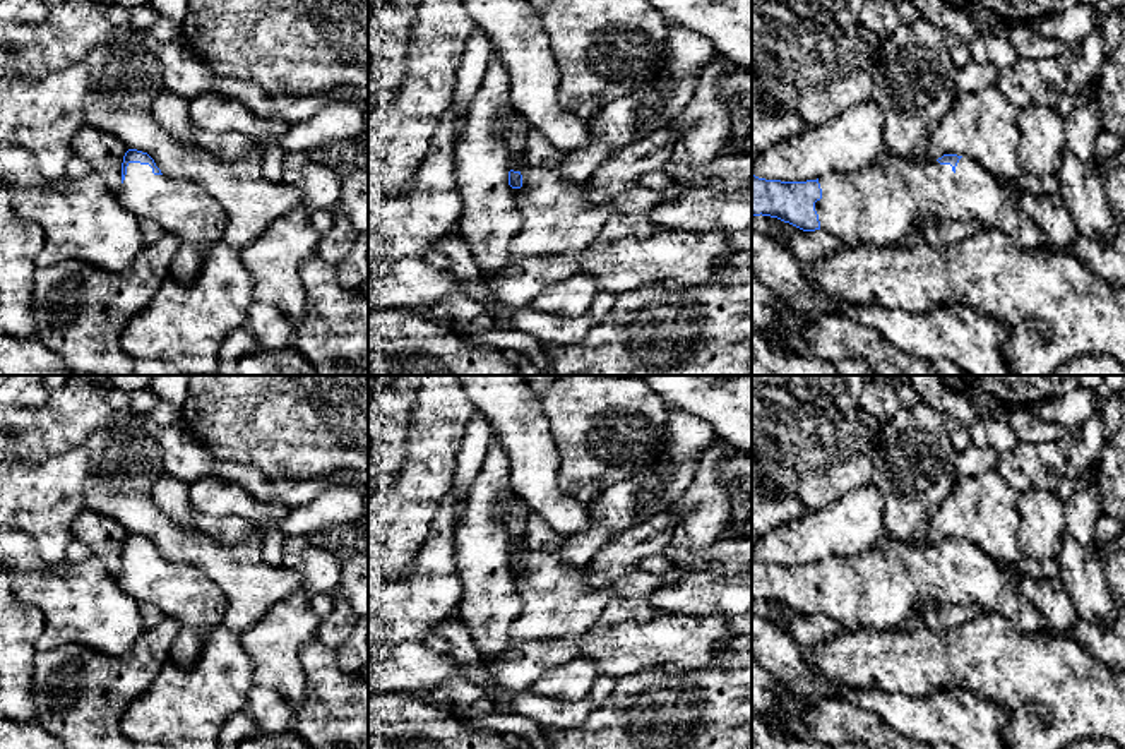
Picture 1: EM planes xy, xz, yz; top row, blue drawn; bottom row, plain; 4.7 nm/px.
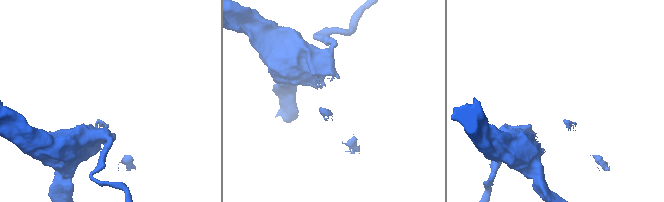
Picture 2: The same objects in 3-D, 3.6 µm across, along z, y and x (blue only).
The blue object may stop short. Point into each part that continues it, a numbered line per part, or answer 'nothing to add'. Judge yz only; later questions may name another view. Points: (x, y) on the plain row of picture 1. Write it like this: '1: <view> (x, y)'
1: yz (874, 592)

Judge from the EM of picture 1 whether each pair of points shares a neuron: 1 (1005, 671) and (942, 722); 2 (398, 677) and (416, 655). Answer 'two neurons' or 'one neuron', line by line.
1: two neurons
2: one neuron

